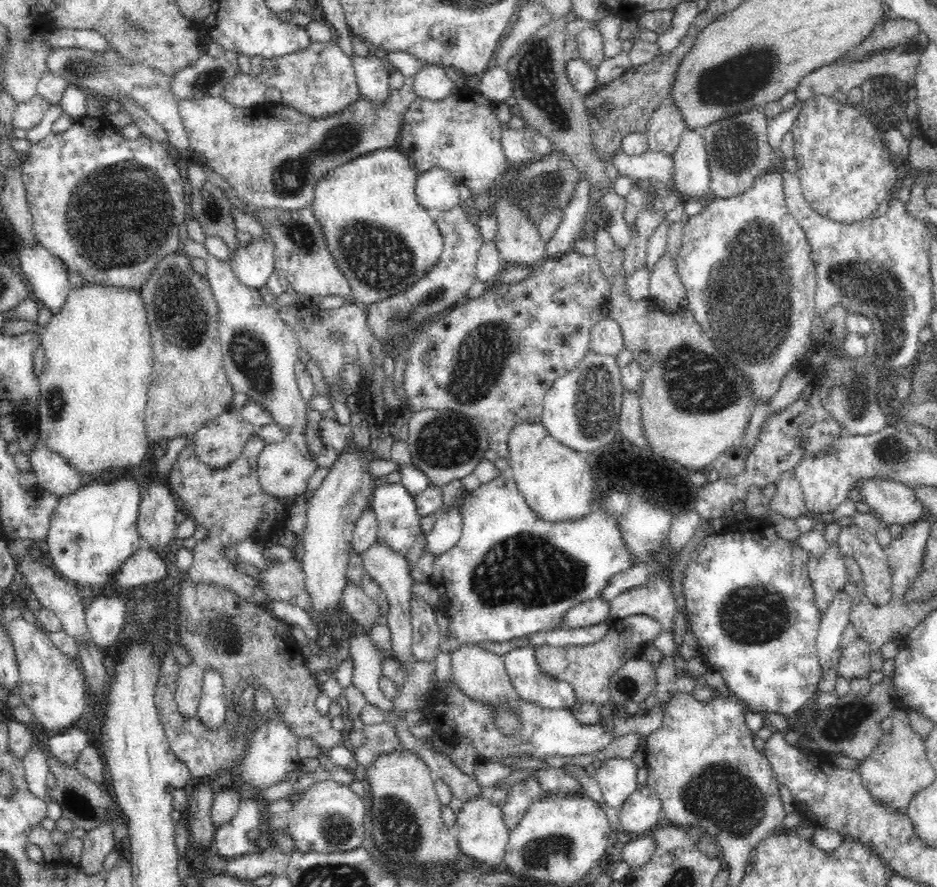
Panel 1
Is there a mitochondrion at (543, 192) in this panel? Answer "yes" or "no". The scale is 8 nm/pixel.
yes

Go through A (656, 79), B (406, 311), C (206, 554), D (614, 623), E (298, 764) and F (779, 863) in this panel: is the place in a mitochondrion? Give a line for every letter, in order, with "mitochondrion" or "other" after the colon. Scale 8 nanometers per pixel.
A: other
B: mitochondrion
C: other
D: other
E: other
F: other

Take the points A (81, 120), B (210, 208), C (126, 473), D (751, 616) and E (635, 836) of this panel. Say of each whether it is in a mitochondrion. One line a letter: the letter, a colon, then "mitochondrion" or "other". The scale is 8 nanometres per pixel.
A: other
B: mitochondrion
C: other
D: mitochondrion
E: other

